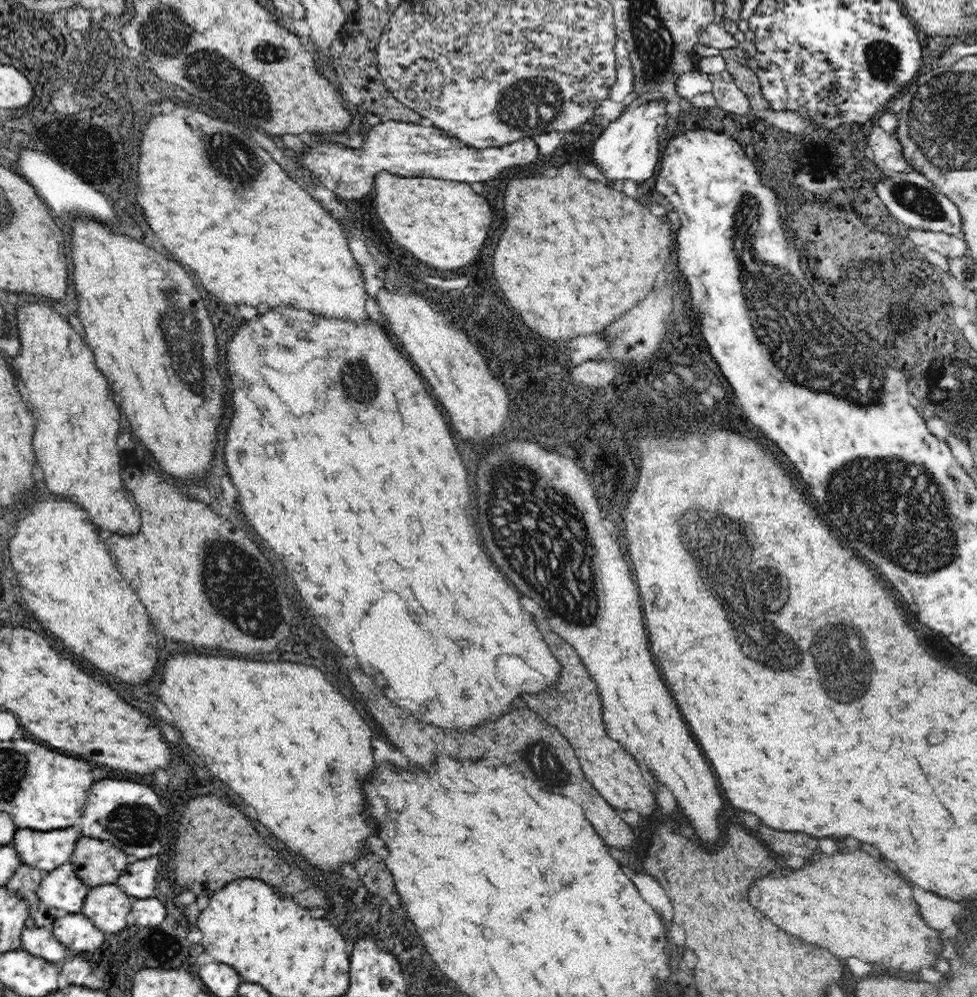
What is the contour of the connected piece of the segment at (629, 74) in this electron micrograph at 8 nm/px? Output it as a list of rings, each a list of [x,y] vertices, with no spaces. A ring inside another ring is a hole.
[[[616,38],[614,46],[616,57],[617,79],[611,86],[609,99],[614,102],[627,101],[633,88],[633,72],[626,43],[621,38]]]

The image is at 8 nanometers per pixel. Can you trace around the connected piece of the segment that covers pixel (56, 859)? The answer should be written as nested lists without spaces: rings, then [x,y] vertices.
[[[72,827],[58,830],[18,830],[14,849],[23,864],[45,873],[70,861],[81,831]]]

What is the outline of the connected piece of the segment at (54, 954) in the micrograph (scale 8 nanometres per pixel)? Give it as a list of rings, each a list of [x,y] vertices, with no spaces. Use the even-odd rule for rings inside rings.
[[[29,924],[22,931],[20,946],[36,957],[44,958],[50,963],[62,964],[70,958],[70,952],[47,927],[35,927]]]

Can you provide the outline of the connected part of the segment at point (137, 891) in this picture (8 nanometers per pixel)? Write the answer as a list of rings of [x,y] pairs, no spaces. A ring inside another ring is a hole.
[[[158,858],[134,861],[126,866],[117,878],[117,885],[128,895],[136,899],[158,896]]]

